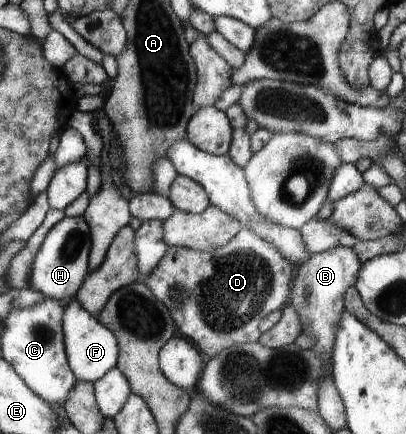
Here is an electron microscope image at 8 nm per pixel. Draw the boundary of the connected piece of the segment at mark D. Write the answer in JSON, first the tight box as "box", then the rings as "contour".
{"box":[141,227,293,358],"contour":[[[243,227],[232,242],[214,251],[205,252],[187,247],[169,246],[160,265],[141,281],[147,284],[172,312],[178,333],[193,339],[193,342],[211,358],[234,344],[258,342],[262,335],[259,325],[263,317],[282,309],[287,303],[287,297],[290,297],[291,275],[293,275],[292,261],[286,258],[275,244]]]}

